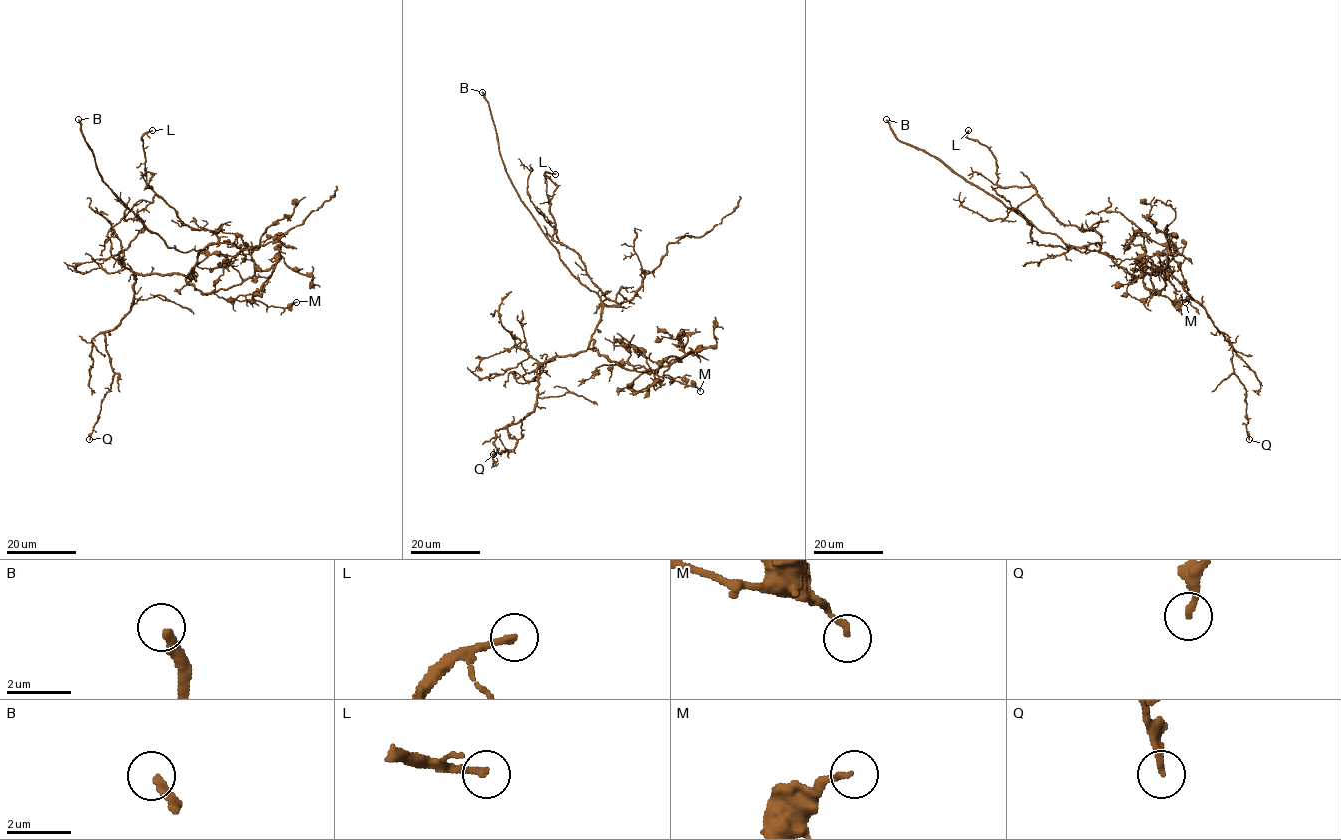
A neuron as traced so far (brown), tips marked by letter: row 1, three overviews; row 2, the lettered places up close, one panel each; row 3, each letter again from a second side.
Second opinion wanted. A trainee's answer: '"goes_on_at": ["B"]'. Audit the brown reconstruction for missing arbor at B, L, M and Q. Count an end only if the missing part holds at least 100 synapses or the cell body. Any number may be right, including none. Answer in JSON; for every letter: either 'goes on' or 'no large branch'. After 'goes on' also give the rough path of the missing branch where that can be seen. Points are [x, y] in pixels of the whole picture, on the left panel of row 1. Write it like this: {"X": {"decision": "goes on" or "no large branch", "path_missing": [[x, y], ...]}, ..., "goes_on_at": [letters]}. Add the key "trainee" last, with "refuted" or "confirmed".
{"B": {"decision": "goes on", "path_missing": [[78, 119], [71, 114], [59, 114], [56, 117], [52, 115]]}, "L": {"decision": "no large branch"}, "M": {"decision": "no large branch"}, "Q": {"decision": "no large branch"}, "goes_on_at": ["B"], "trainee": "confirmed"}

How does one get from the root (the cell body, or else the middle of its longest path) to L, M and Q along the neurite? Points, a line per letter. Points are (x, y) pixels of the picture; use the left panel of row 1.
L: (196, 262), (217, 237), (183, 225), (178, 213), (146, 187), (141, 137), (152, 130)
M: (196, 262), (184, 276), (204, 293), (241, 284), (255, 271), (274, 265), (253, 297), (283, 308), (296, 302)
Q: (196, 262), (186, 276), (133, 273), (133, 304), (116, 326), (104, 332), (114, 378), (89, 439)

